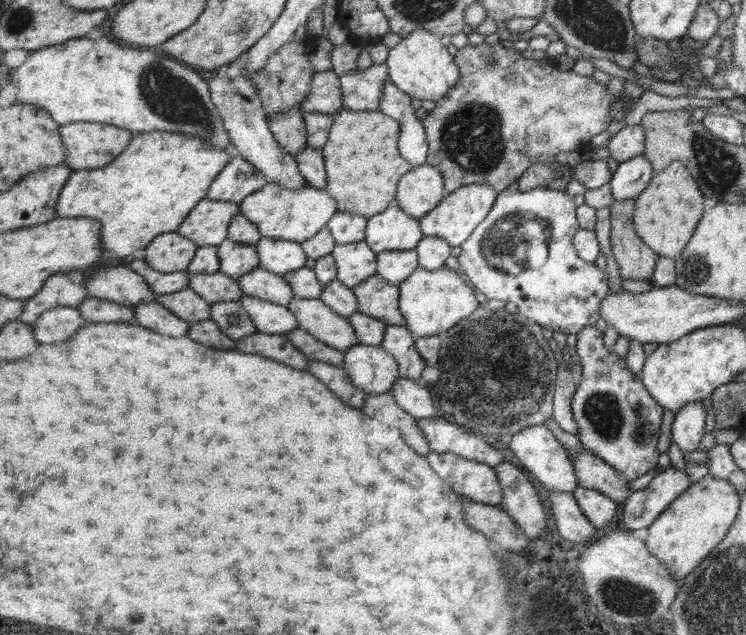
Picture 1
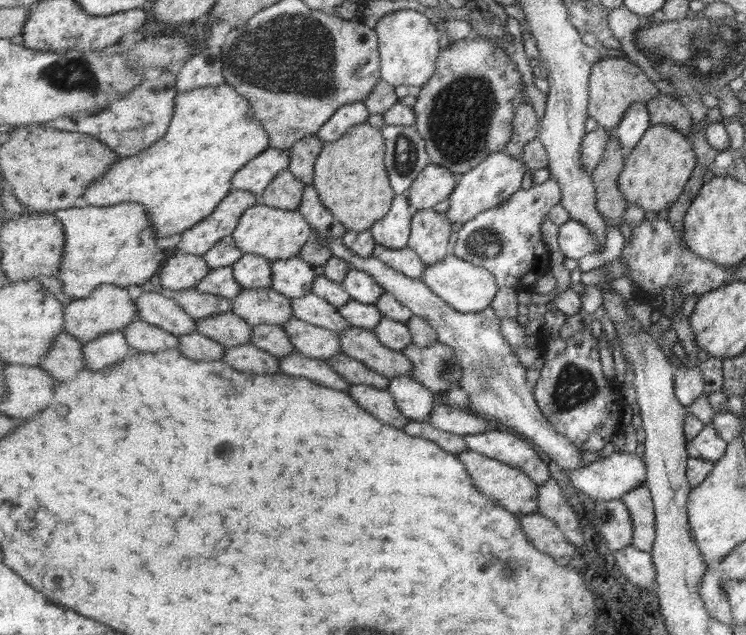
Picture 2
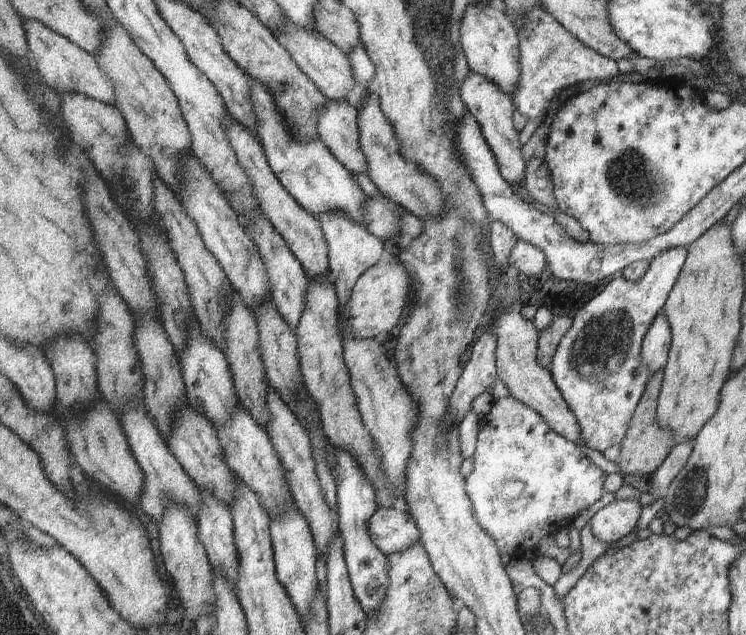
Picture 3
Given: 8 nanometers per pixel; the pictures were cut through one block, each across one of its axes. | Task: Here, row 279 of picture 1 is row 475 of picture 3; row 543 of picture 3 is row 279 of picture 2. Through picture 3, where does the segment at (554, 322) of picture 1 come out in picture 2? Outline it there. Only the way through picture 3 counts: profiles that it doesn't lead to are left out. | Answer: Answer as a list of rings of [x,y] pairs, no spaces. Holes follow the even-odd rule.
[[[553,176],[543,184],[532,185],[521,189],[511,199],[501,203],[501,206],[489,209],[477,215],[475,219],[466,222],[458,231],[458,239],[454,246],[454,254],[469,263],[487,268],[497,278],[497,284],[511,286],[528,293],[535,290],[534,285],[545,276],[552,273],[551,253],[543,234],[543,222],[551,214],[551,210],[561,203],[563,188]]]

